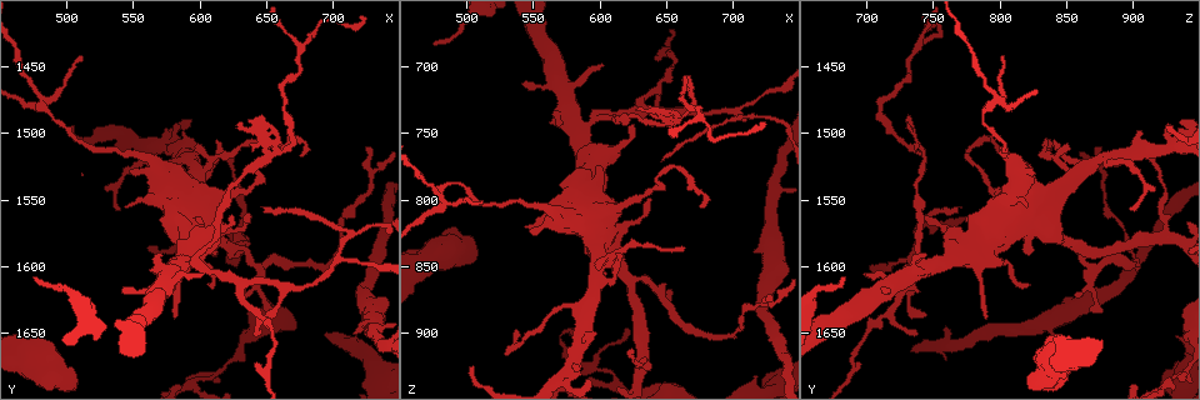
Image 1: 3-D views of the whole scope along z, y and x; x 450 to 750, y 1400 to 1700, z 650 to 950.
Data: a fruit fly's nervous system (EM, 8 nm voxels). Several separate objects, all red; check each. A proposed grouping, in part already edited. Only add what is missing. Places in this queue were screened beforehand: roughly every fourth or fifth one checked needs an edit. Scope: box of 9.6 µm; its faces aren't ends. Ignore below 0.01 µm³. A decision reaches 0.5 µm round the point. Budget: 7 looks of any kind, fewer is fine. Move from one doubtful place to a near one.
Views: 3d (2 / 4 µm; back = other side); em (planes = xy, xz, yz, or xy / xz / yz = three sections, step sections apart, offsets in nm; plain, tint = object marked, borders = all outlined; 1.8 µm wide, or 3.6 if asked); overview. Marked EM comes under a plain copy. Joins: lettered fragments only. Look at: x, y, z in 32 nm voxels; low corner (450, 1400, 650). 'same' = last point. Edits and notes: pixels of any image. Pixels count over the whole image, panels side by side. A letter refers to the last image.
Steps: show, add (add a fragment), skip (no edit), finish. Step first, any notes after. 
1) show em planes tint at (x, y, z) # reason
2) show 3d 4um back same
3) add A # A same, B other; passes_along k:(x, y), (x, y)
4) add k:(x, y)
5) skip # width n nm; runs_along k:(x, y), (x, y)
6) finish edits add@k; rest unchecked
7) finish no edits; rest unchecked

show 3d 2um at (504, 1496, 926) # thin end

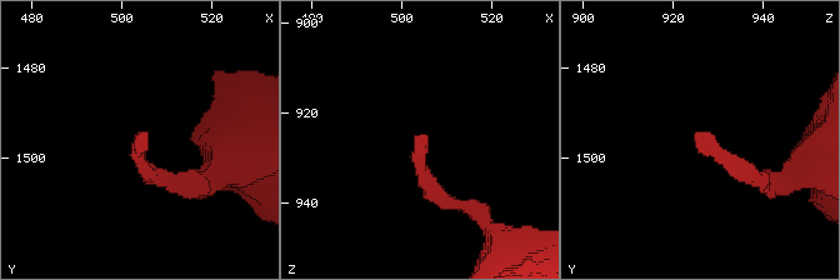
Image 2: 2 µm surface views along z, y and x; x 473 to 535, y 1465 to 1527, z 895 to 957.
show em planes tint at (504, 1493, 925)

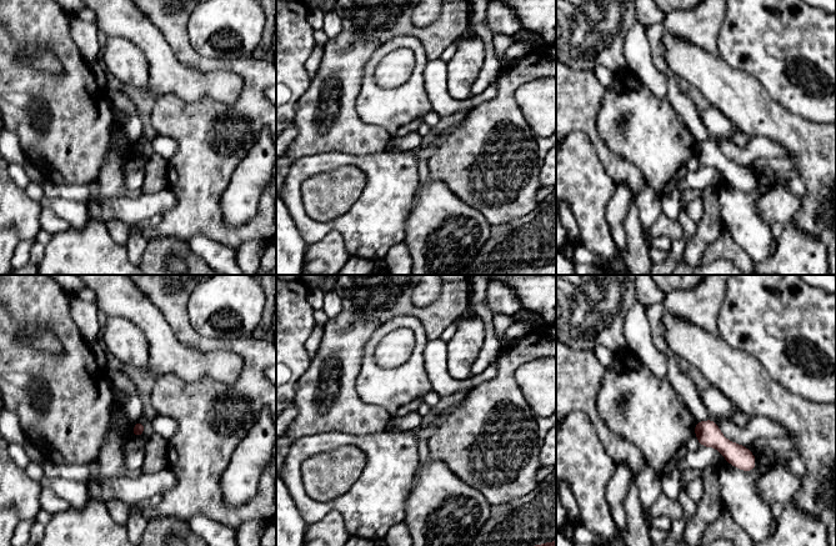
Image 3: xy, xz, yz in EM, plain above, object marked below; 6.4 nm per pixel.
show em planes borders same # see the neighbours

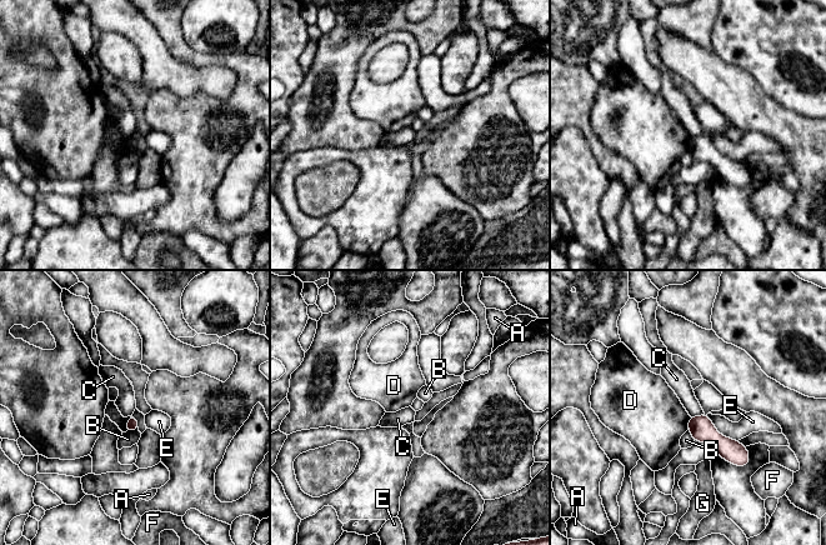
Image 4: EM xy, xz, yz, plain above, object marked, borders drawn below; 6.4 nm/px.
skip # width 80 nm; A other, B other, C other, D other, E other, F other, G other; runs_along 4:(691, 421), (727, 449), (746, 459); no lettered fragment goes on from it

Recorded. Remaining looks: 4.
show em planes borders at (726, 1512, 876) # an open end

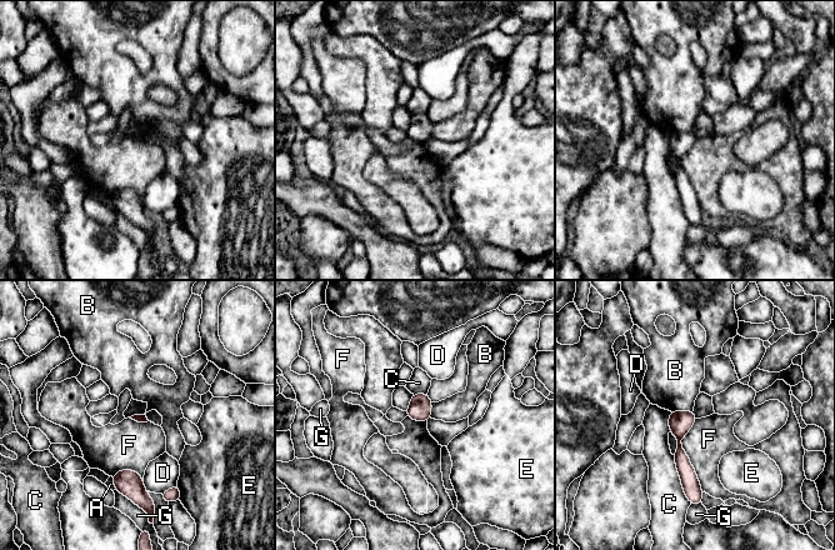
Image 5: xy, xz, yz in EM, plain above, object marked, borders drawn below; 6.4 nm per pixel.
skip # A other, B other, C other, D other, E other, F other, G other; border 5:(696, 418), (681, 446), (703, 491); no lettered fragment goes on from it

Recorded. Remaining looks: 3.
show em xz step 16 tint at (702, 1596, 900)

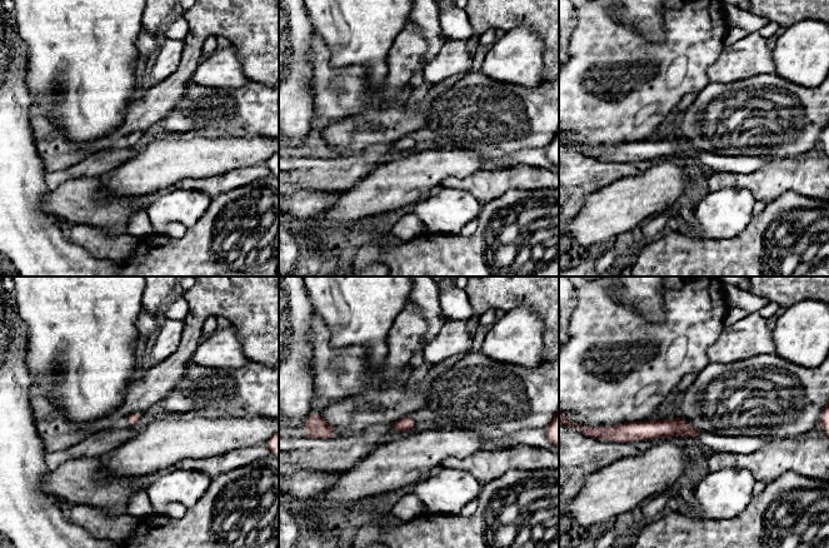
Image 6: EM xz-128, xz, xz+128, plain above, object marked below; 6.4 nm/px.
show em xz step 16 borders same

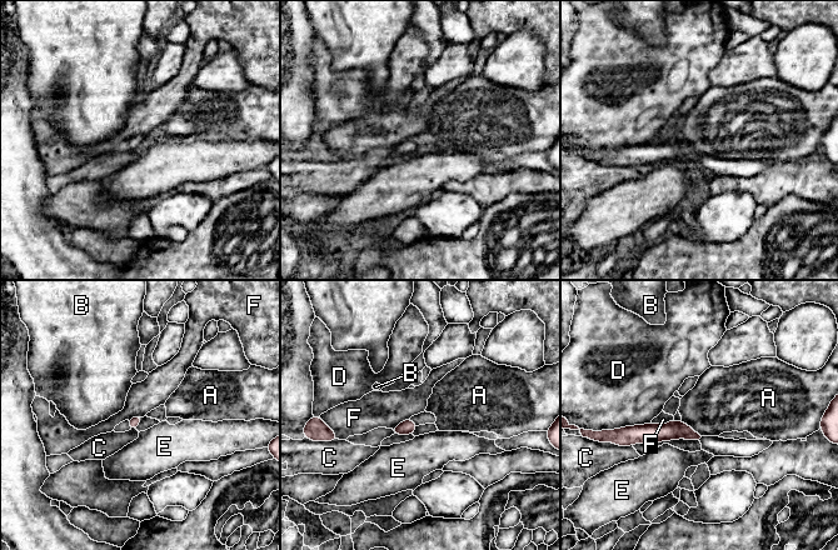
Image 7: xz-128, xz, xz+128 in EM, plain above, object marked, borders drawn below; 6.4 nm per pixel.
skip # width 20 nm; A other, B other, C other, D other, E other, F other; runs_along 7:(629, 433), (688, 433), (696, 436); none of them fits

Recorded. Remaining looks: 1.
finish no edits; rest unchecked

